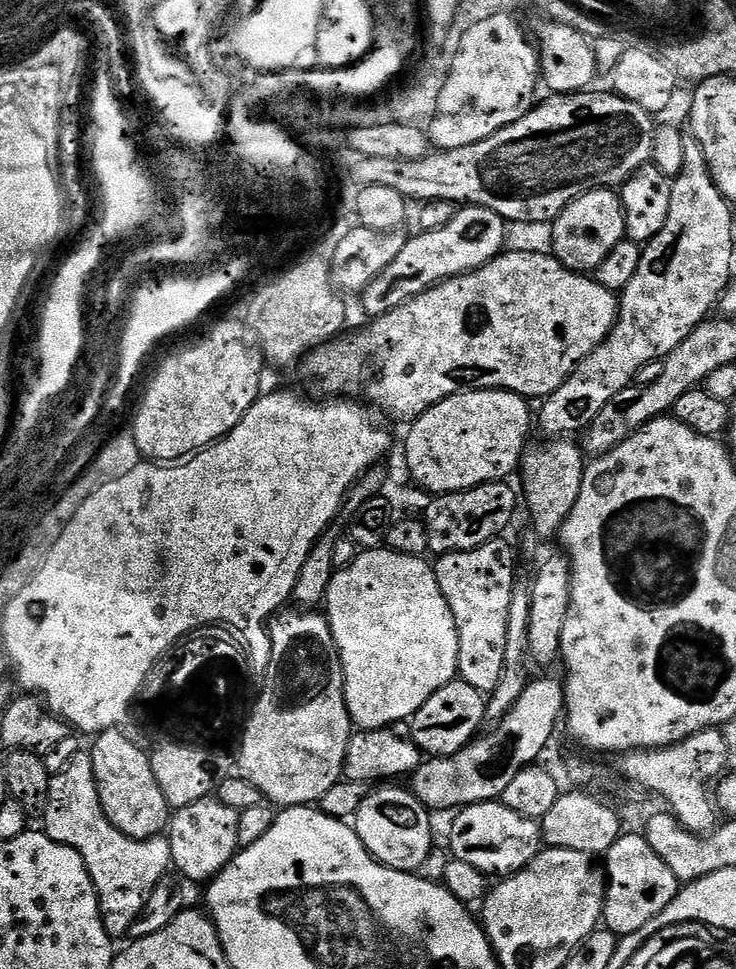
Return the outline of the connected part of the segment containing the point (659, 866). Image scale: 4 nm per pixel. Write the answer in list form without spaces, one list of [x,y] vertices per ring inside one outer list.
[[[639,831],[621,834],[614,846],[610,846],[607,860],[602,924],[617,938],[634,934],[642,930],[646,922],[658,918],[658,914],[662,914],[662,910],[674,902],[682,887],[682,881],[676,877],[674,870],[670,870],[670,866],[666,866],[666,862],[654,854],[654,846],[650,846],[648,839]]]

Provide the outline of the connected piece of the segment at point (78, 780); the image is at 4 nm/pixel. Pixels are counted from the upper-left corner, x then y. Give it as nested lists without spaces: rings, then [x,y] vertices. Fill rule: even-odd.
[[[91,751],[76,752],[72,761],[53,775],[42,830],[54,842],[73,848],[86,862],[86,870],[96,887],[104,925],[113,938],[128,936],[140,913],[148,907],[163,878],[172,868],[172,851],[167,839],[135,840],[110,822],[98,794]]]

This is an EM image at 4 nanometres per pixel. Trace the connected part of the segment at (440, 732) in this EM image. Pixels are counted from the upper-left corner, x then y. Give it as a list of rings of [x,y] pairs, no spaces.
[[[459,678],[450,681],[413,714],[410,721],[412,740],[428,758],[458,754],[477,739],[478,733],[485,727],[485,703],[485,693],[474,690],[474,686]]]

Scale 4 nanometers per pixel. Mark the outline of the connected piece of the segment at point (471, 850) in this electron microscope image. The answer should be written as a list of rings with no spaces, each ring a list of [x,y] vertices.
[[[488,800],[485,804],[470,804],[467,808],[459,809],[455,816],[451,855],[462,862],[470,862],[470,866],[485,874],[507,878],[513,872],[523,870],[542,850],[539,823],[522,814],[514,814],[514,810],[495,800]]]

